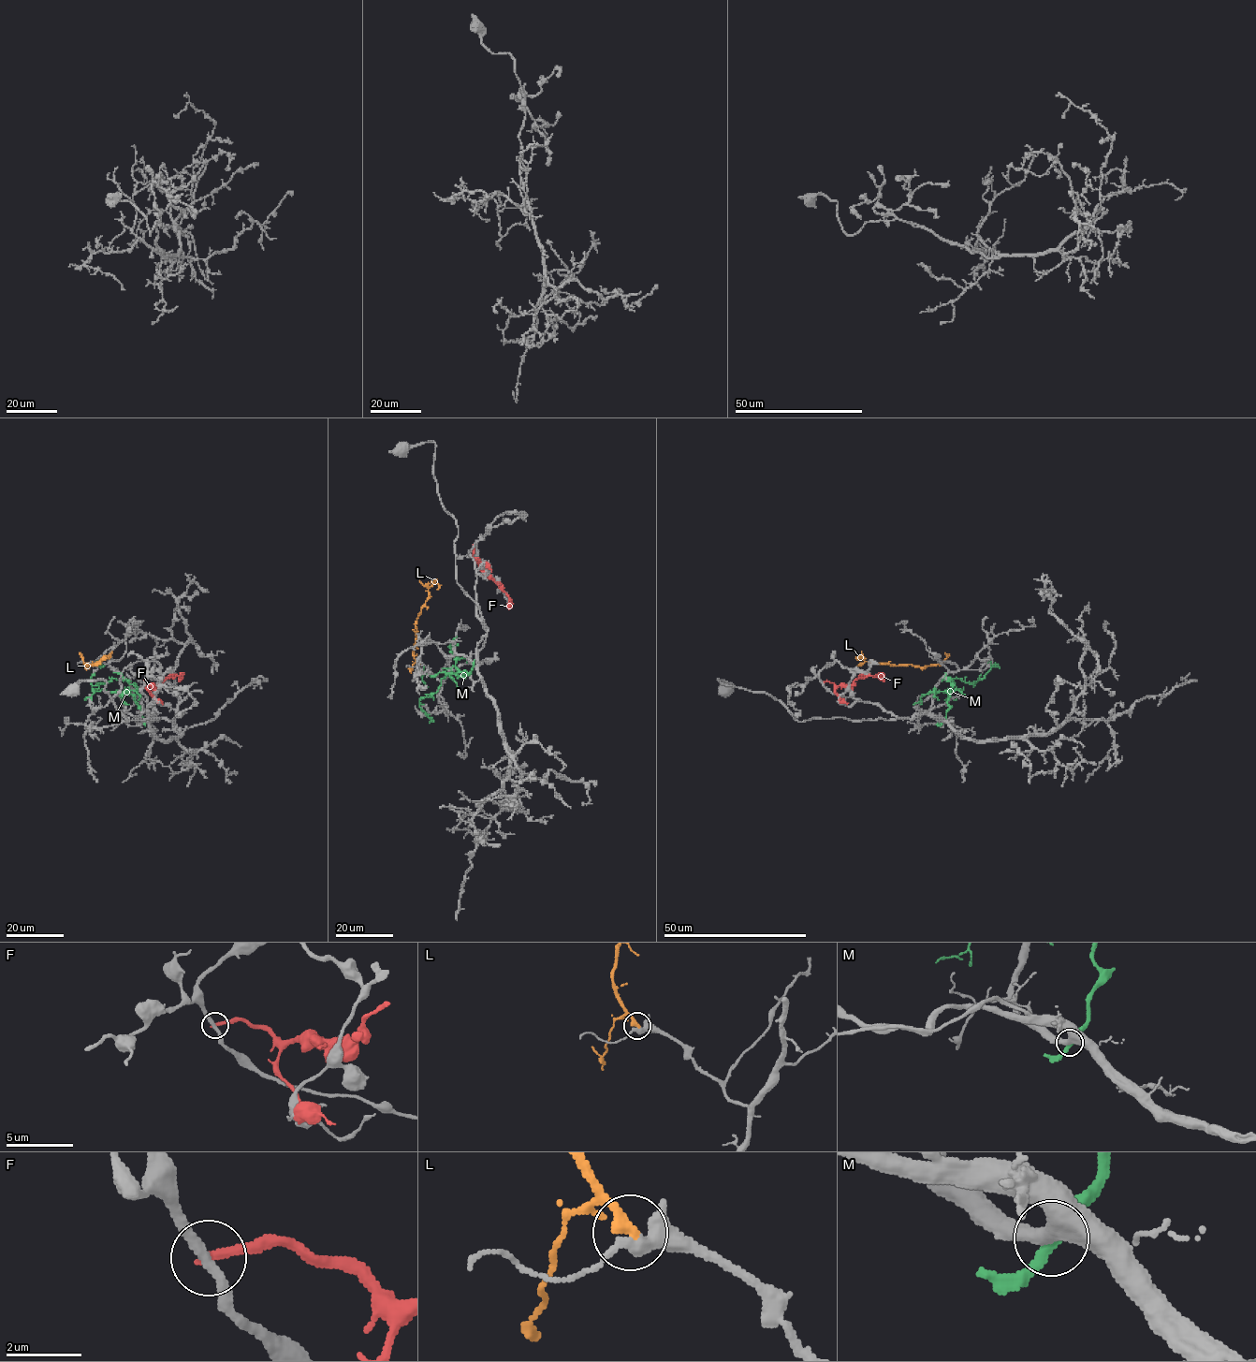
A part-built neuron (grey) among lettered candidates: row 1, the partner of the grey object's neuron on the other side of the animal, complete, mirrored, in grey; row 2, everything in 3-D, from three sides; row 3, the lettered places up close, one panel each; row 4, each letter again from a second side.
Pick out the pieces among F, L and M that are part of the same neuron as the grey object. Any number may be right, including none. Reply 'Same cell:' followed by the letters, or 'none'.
Same cell: L

